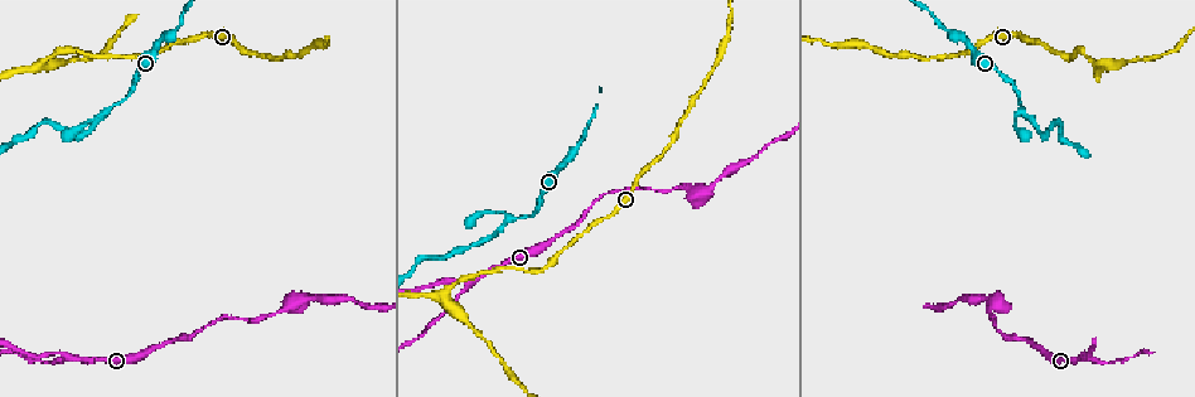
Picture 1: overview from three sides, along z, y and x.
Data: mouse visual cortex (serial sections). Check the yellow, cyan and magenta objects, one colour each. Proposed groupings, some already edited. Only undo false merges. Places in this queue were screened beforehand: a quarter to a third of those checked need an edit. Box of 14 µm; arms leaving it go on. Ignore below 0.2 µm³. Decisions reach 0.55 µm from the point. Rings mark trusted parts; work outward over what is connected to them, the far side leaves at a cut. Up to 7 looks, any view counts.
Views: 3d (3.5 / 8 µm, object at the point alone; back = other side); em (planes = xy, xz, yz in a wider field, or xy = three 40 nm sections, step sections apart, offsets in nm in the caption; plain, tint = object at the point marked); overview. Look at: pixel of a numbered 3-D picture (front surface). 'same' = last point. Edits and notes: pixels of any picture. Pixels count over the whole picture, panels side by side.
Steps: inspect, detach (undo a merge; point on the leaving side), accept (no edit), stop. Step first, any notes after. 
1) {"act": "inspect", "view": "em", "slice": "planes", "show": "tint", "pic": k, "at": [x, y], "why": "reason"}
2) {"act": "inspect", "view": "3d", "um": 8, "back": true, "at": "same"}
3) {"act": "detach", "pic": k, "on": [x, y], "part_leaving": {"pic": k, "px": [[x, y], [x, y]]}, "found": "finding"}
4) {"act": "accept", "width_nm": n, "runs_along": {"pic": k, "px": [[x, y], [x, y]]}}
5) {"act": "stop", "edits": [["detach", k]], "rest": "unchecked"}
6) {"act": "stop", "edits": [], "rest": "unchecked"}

{"act": "inspect", "view": "3d", "um": 3.5, "pic": 1, "at": [71, 357], "why": "two arms in line, one across"}

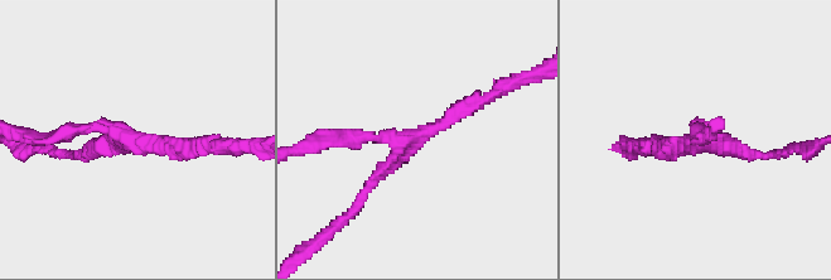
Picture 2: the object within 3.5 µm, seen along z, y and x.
{"act": "inspect", "view": "em", "slice": "xy", "step": 1, "show": "tint", "pic": 2, "at": [698, 145], "arms": 3, "arm_widths_nm": [150, 200, 200], "why": "need the tissue"}

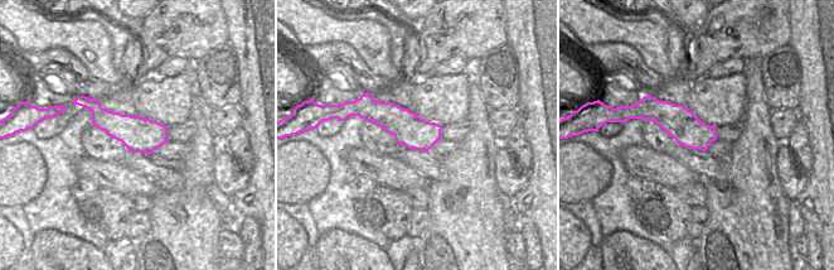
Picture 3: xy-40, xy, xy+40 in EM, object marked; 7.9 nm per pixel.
{"act": "accept", "found": "continuous, no second cell"}

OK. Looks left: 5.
{"act": "inspect", "view": "3d", "um": 8, "pic": 1, "at": [1058, 121]}

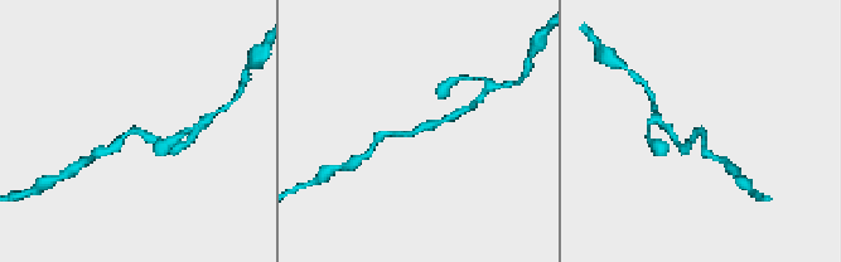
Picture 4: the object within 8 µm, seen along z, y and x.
{"act": "inspect", "view": "3d", "um": 3.5, "pic": 4, "at": [415, 129], "why": "zoom in"}

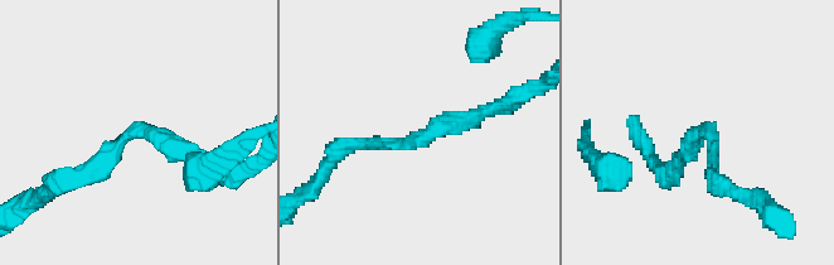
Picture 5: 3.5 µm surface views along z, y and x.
{"act": "inspect", "view": "em", "slice": "xy", "step": 1, "show": "tint", "pic": 5, "at": [707, 130], "arm_widths_nm": [150, 200]}

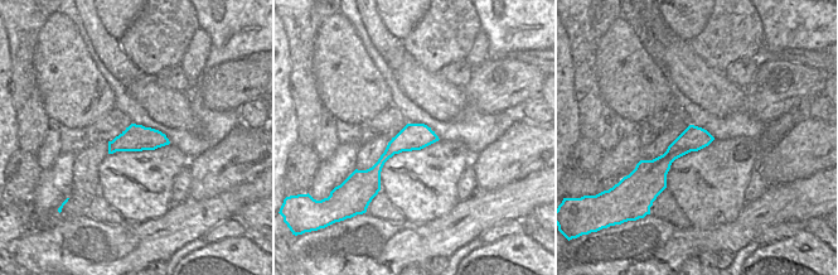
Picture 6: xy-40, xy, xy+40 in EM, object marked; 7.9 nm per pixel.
{"act": "accept", "runs_along": {"pic": 6, "px": [[434, 138], [401, 141], [362, 177]]}, "found": "one cell here"}

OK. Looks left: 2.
{"act": "inspect", "view": "3d", "um": 3.5, "back": true, "pic": 1, "at": [1099, 65], "why": "arms part here"}

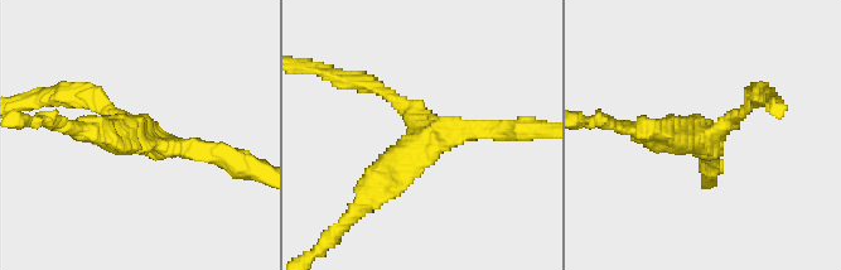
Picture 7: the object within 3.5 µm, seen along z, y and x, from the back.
{"act": "inspect", "view": "em", "slice": "xy", "step": 5, "show": "tint", "pic": 7, "at": [143, 133], "arms": 3, "arm_widths_nm": [200, 250, 350], "why": "need the tissue"}

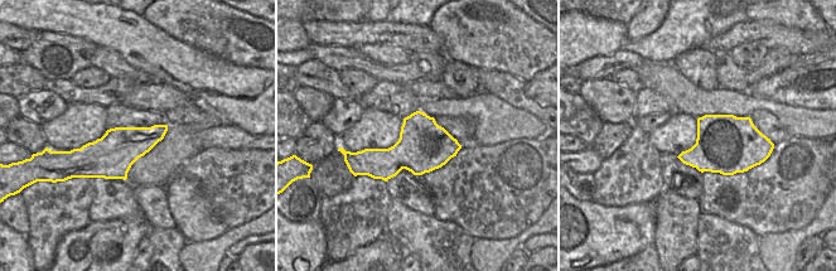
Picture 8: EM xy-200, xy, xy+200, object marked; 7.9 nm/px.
{"act": "accept", "runs_along": {"pic": 7, "px": [[757, 95], [715, 134], [647, 130]]}, "found": "one cell here"}

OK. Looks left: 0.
{"act": "stop", "edits": [], "rest": "unchecked"}

